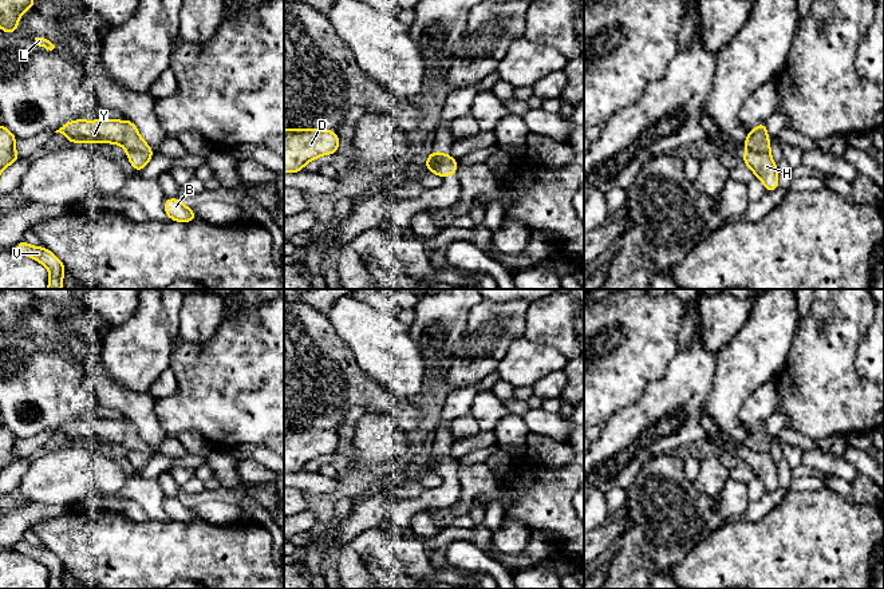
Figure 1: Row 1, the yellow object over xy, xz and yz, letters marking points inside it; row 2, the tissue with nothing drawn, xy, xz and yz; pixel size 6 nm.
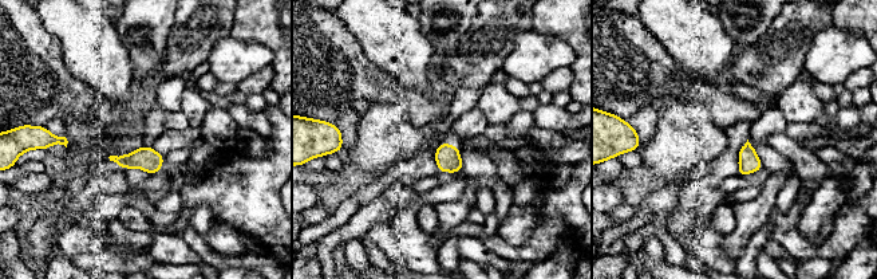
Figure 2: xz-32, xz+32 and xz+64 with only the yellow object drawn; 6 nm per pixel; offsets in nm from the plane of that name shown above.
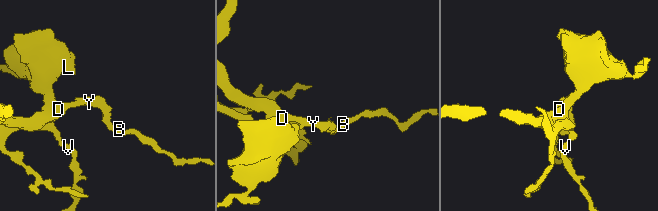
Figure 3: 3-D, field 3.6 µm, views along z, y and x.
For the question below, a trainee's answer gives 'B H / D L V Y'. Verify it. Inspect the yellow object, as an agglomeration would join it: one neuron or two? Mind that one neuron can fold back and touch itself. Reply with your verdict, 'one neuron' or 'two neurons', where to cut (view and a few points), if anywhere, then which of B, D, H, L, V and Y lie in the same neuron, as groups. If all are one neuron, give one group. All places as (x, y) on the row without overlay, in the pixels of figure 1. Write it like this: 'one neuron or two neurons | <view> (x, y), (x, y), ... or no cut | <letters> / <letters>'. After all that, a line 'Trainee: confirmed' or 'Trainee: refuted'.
two neurons | xy (127, 450), (143, 450), (152, 455) | B H / D L V Y
Trainee: confirmed

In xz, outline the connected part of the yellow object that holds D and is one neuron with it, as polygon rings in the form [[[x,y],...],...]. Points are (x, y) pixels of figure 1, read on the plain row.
[[[284,428],[284,471],[300,473],[312,459],[338,454],[339,436],[331,430]]]

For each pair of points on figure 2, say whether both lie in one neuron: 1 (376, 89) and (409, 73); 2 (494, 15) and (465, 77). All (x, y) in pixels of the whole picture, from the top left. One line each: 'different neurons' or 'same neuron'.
1: different neurons
2: same neuron

